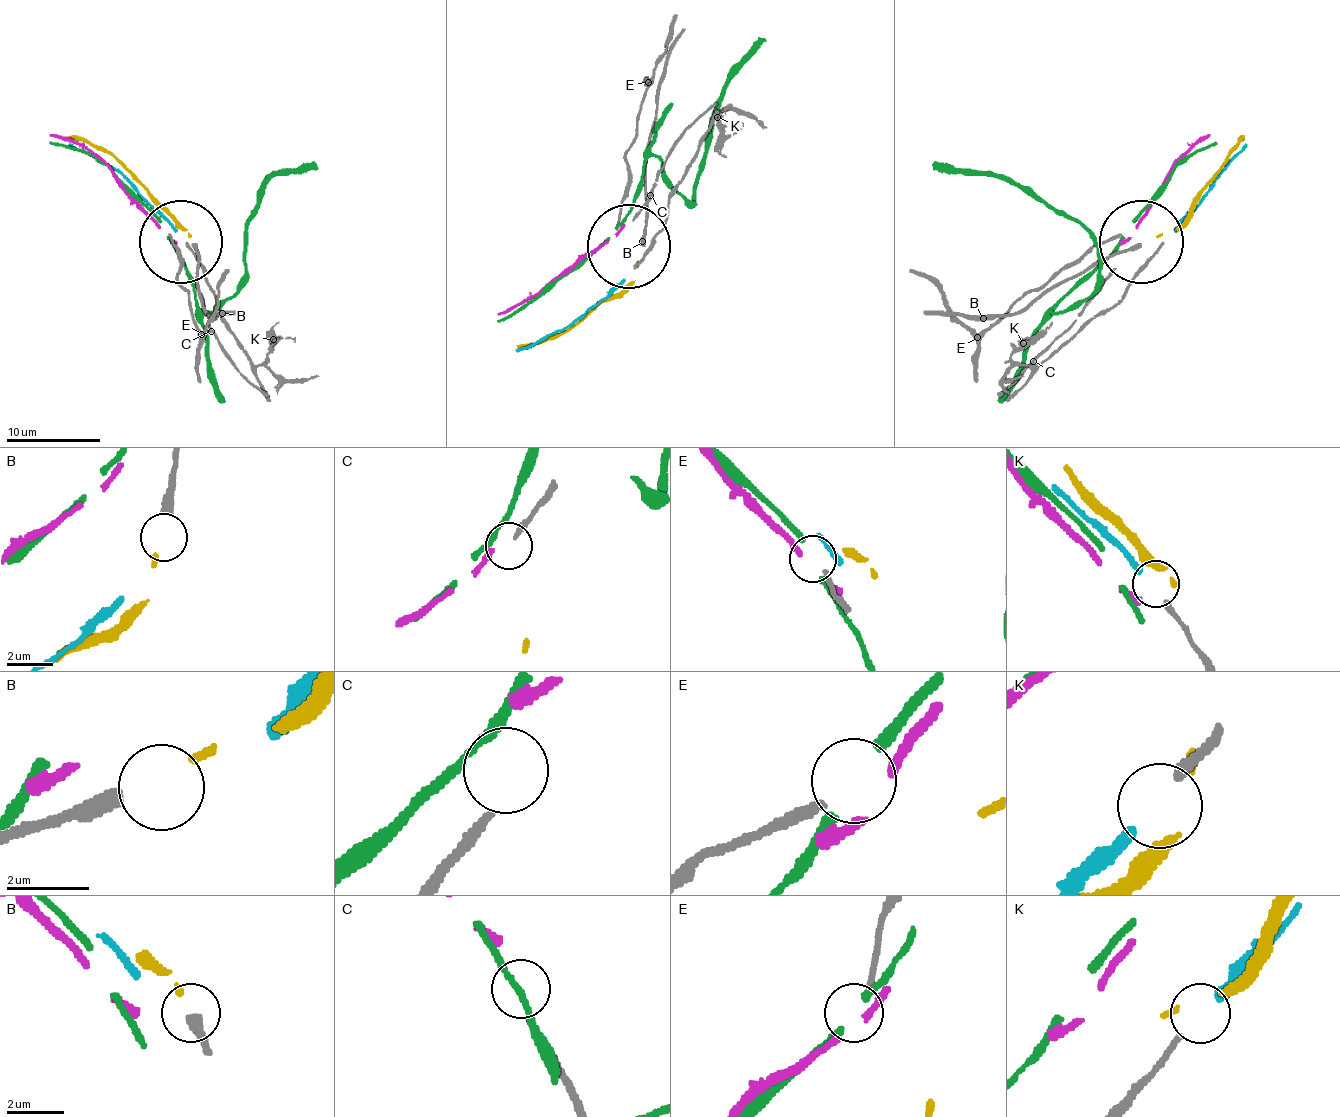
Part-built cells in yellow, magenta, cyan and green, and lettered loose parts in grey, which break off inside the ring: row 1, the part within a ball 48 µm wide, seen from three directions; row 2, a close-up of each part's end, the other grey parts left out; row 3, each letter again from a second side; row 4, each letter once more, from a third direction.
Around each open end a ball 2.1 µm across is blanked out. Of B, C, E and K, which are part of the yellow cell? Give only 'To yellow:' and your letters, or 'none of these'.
To yellow: B

